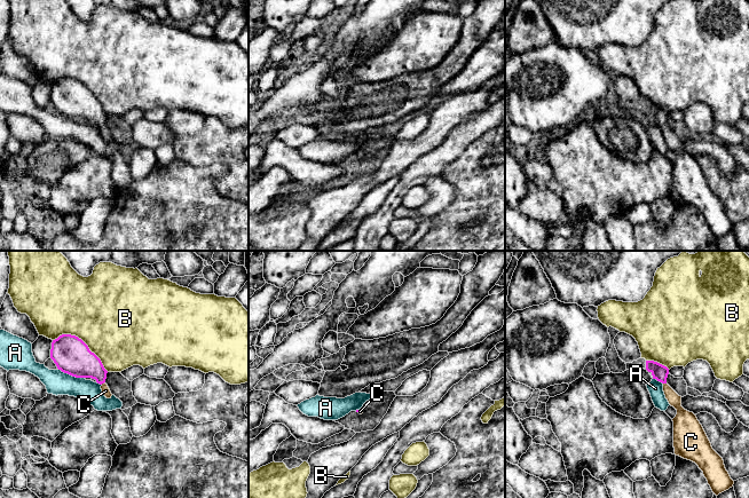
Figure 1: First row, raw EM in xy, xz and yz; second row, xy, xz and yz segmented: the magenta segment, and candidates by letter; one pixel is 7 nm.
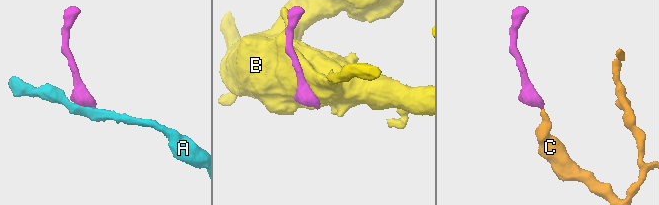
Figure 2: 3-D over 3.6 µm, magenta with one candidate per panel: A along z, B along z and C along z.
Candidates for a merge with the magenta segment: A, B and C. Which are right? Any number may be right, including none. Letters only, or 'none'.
C

